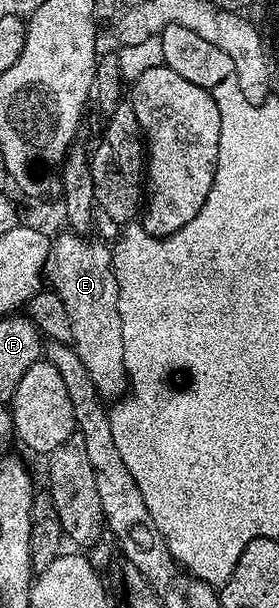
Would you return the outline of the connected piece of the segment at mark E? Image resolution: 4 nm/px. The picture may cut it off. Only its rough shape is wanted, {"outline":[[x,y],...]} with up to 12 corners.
{"outline":[[65,232],[48,282],[103,399],[128,390],[105,241]]}

